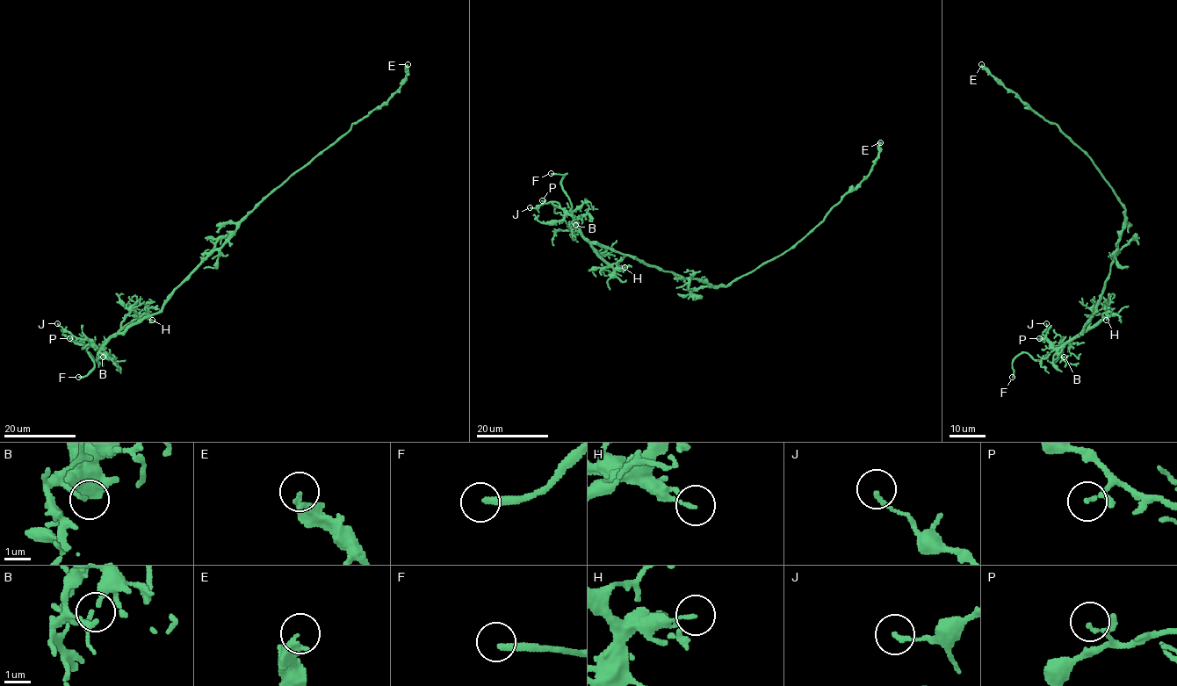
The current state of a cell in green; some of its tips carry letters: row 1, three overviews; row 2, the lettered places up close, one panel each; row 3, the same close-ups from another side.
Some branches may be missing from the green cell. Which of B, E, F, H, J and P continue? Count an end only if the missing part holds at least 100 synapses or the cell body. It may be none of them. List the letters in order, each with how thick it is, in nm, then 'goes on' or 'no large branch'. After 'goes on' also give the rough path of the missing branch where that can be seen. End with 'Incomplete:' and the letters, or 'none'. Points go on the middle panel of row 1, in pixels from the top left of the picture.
B: 120 nm thick; no large branch
E: 280 nm thick; no large branch
F: 260 nm thick; goes on
H: 120 nm thick; no large branch
J: 150 nm thick; no large branch
P: 120 nm thick; no large branch
Incomplete: F

